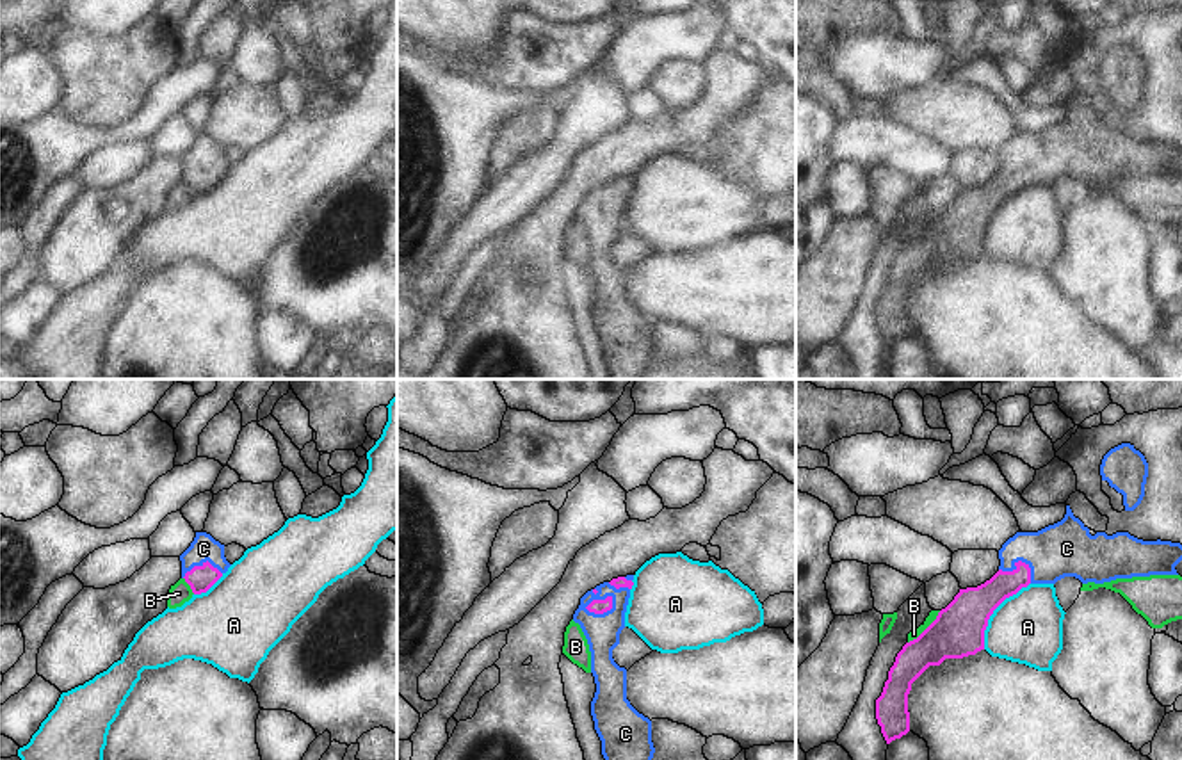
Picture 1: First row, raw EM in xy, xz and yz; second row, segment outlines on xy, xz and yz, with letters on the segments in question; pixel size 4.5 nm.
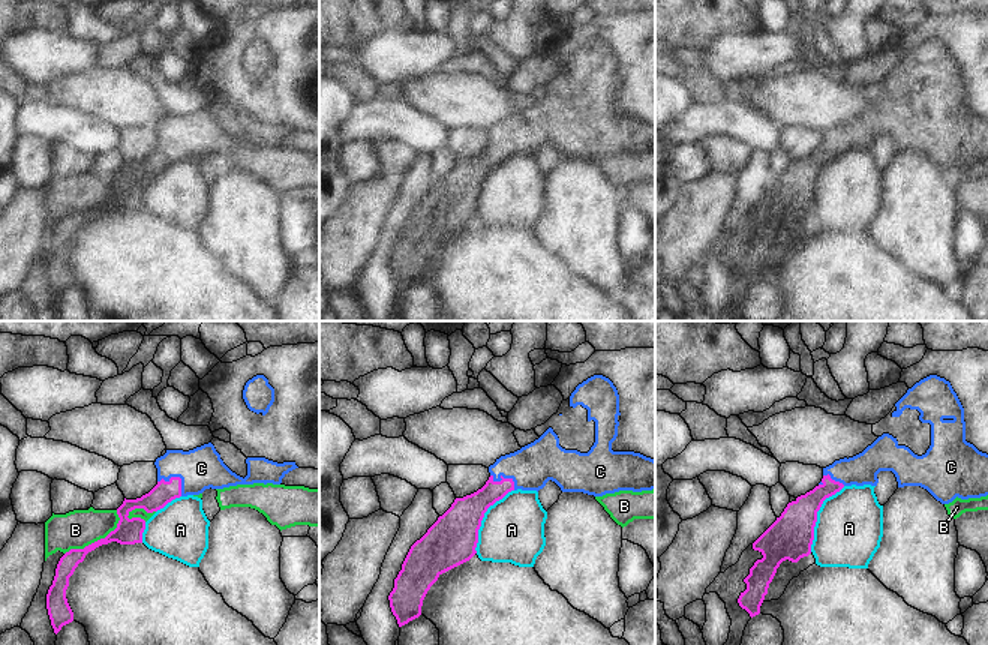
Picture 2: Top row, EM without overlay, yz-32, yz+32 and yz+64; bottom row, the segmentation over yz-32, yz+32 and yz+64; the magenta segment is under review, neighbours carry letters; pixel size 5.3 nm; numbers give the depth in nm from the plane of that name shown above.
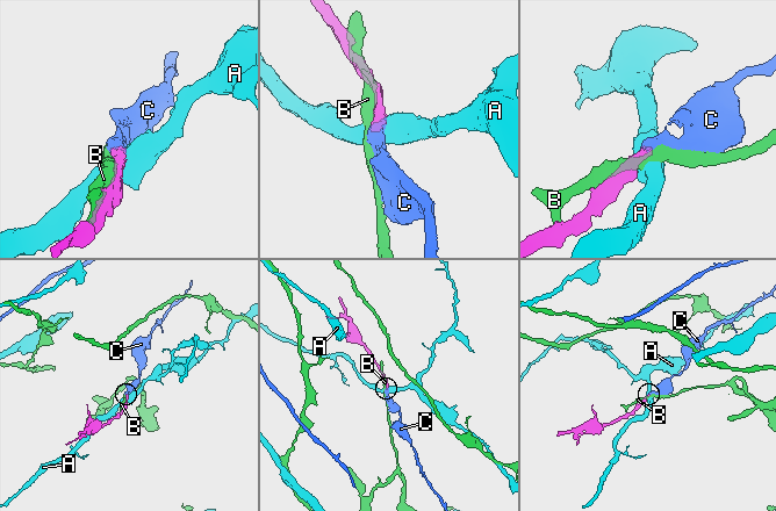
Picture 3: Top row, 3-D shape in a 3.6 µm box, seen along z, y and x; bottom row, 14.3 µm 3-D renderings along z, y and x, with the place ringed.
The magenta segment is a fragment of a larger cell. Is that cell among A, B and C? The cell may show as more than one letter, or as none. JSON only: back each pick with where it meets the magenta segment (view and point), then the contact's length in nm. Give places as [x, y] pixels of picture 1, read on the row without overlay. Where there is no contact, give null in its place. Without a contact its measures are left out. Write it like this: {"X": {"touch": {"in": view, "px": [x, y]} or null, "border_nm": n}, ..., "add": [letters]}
{"C": {"touch": {"in": "xz", "px": [599, 202]}, "border_nm": 140}, "add": ["C"]}

